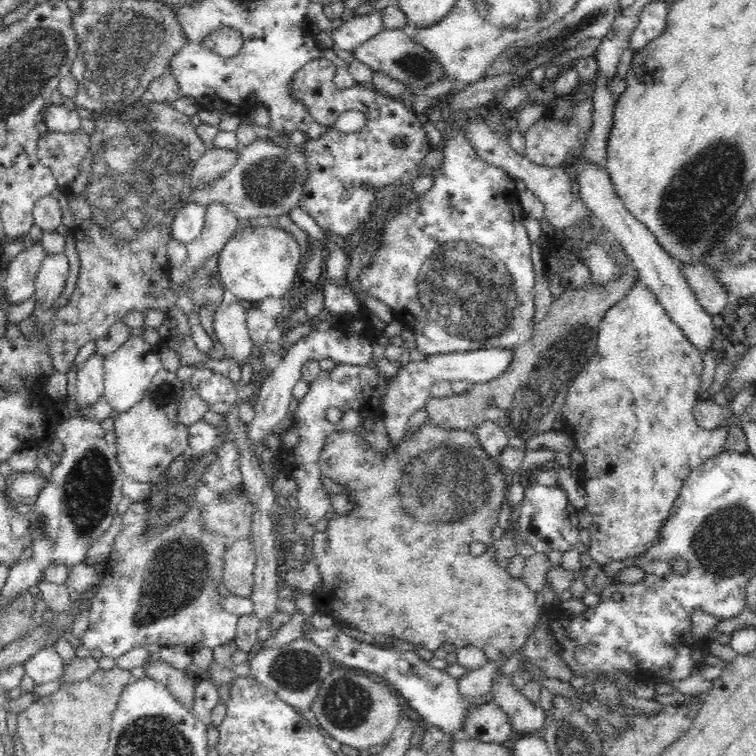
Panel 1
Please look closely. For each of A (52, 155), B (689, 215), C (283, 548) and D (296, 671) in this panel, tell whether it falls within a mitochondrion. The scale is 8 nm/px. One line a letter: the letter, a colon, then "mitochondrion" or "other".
A: other
B: mitochondrion
C: other
D: mitochondrion

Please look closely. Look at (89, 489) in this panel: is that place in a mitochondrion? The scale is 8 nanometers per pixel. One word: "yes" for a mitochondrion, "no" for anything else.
yes

